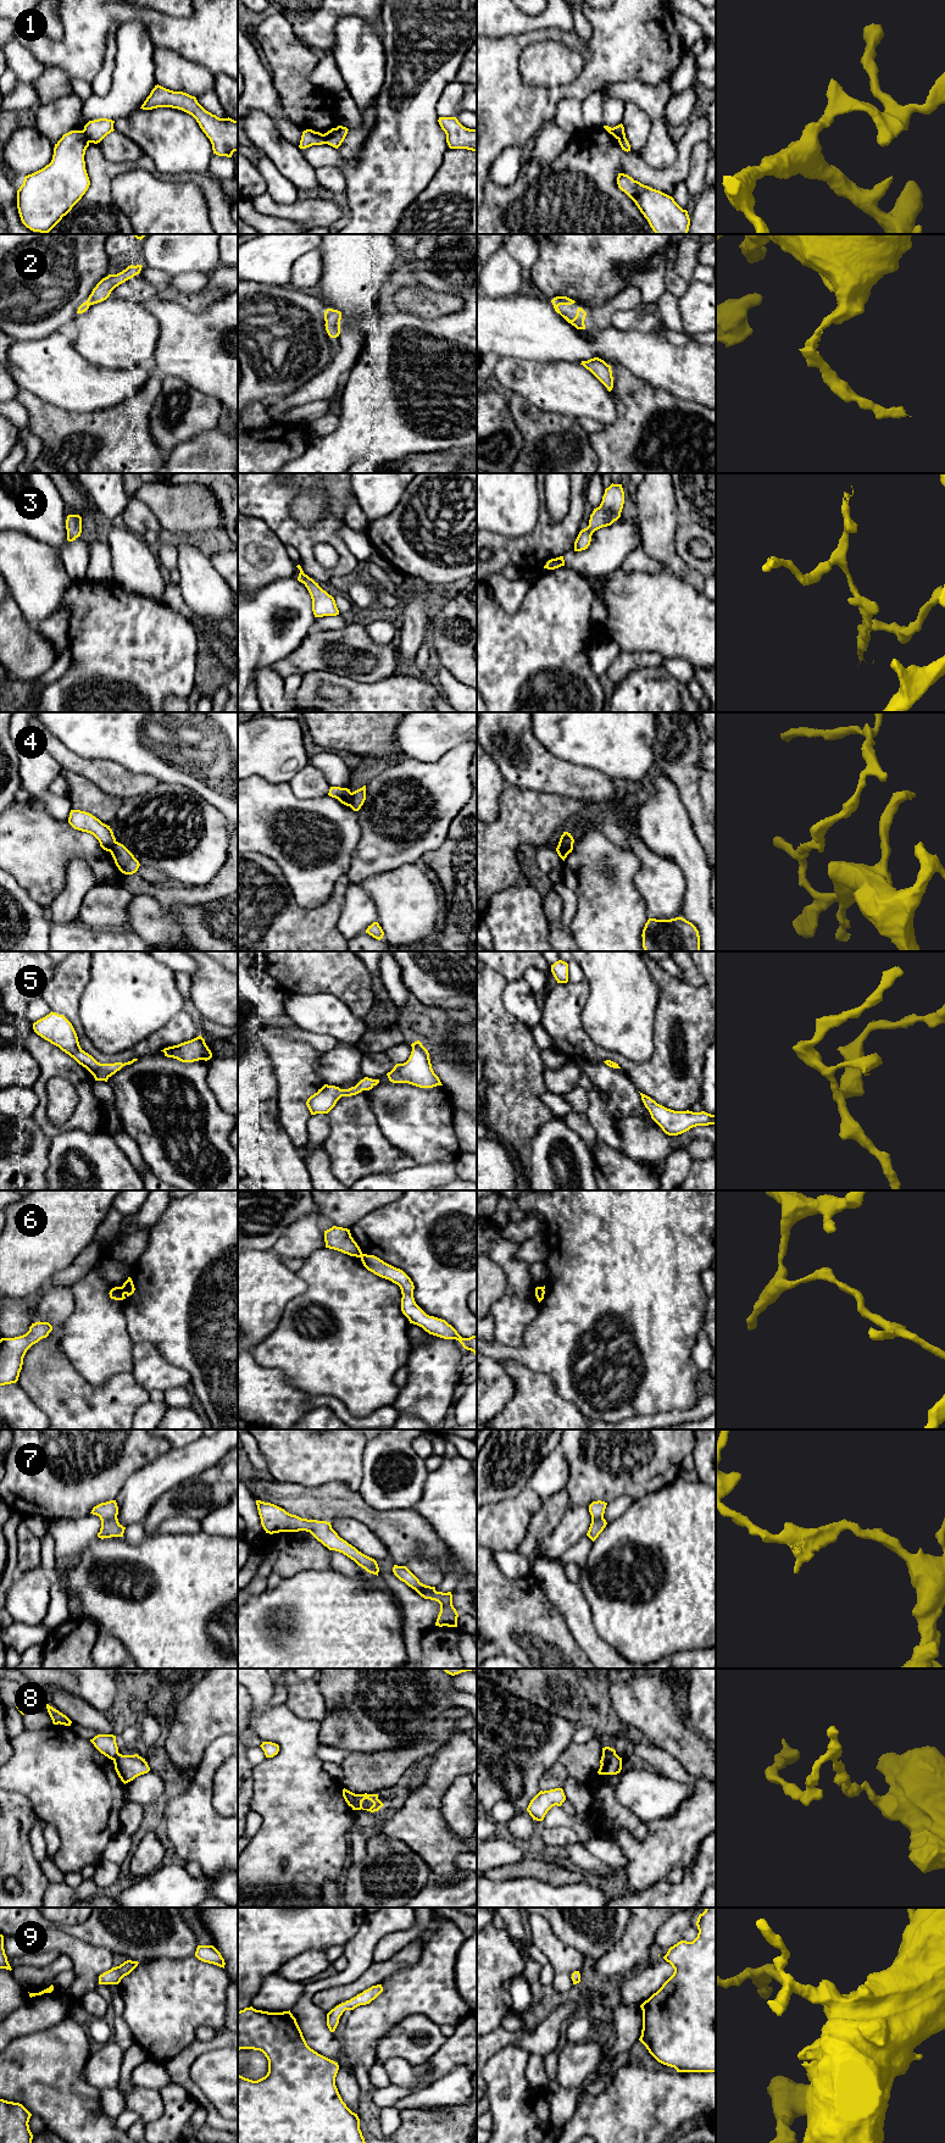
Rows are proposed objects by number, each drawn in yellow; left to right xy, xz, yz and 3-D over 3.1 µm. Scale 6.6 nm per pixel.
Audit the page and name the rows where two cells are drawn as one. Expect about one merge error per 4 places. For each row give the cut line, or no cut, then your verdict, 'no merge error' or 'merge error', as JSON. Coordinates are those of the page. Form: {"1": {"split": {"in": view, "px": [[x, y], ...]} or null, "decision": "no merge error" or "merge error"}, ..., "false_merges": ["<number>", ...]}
{"1": {"split": {"in": "xy", "px": [[82, 131], [90, 142]]}, "decision": "merge error"}, "2": {"split": null, "decision": "no merge error"}, "3": {"split": null, "decision": "no merge error"}, "4": {"split": {"in": "yz", "px": [[572, 843], [557, 847]]}, "decision": "merge error"}, "5": {"split": null, "decision": "no merge error"}, "6": {"split": {"in": "xy", "px": [[120, 1287], [124, 1293]]}, "decision": "merge error"}, "7": {"split": null, "decision": "no merge error"}, "8": {"split": {"in": "xz", "px": [[356, 1794], [355, 1803], [351, 1806]]}, "decision": "merge error"}, "9": {"split": null, "decision": "no merge error"}, "false_merges": ["1", "4", "6", "8"]}

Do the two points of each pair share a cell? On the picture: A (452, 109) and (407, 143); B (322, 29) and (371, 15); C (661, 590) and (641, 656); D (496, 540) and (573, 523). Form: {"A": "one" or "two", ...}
{"A": "two", "B": "one", "C": "two", "D": "one"}

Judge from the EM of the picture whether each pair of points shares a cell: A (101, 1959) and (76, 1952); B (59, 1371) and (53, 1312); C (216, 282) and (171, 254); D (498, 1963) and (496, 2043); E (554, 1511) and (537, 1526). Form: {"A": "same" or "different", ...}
{"A": "same", "B": "different", "C": "different", "D": "different", "E": "same"}

